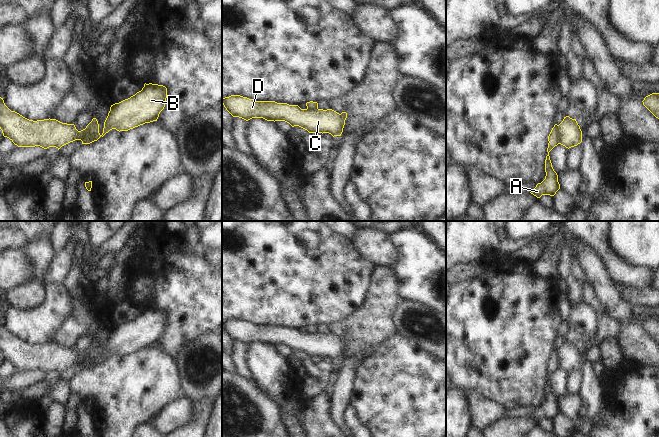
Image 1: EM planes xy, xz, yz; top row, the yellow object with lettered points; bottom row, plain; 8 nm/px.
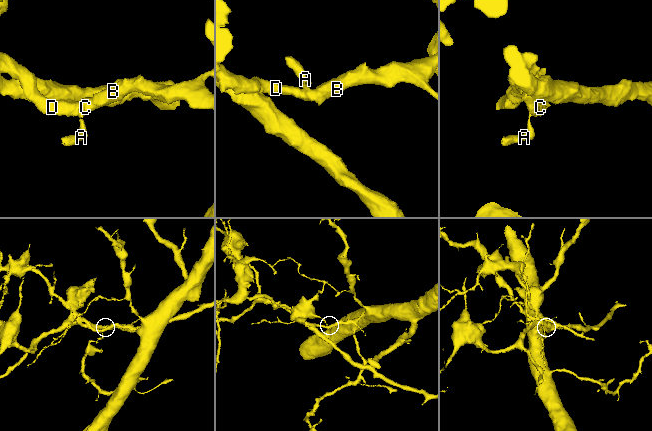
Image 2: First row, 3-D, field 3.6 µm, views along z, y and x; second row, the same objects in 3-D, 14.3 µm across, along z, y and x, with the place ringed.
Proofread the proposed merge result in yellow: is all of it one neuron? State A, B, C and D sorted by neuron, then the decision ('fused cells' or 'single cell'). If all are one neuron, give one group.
groups A / B C D; fused cells

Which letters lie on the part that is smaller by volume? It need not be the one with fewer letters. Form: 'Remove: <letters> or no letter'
Remove: A

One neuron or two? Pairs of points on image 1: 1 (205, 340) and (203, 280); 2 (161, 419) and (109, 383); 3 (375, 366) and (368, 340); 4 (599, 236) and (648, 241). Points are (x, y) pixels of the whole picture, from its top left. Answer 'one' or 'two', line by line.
1: two
2: two
3: two
4: two

